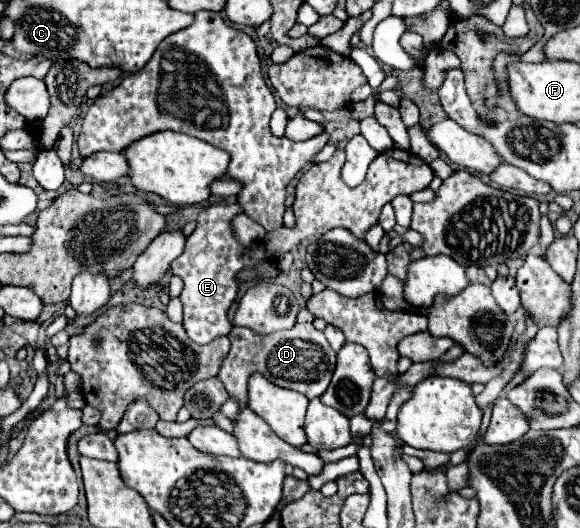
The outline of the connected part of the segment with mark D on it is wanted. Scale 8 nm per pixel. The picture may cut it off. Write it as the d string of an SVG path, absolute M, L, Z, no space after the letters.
M297 323L289 331L277 331L275 335L255 335L245 327L233 327L231 335L231 351L225 357L219 369L219 381L225 385L227 393L239 403L239 407L247 407L247 381L257 371L267 381L303 393L309 399L321 397L325 387L331 381L335 369L335 351L327 343L325 335L317 331L311 323Z

